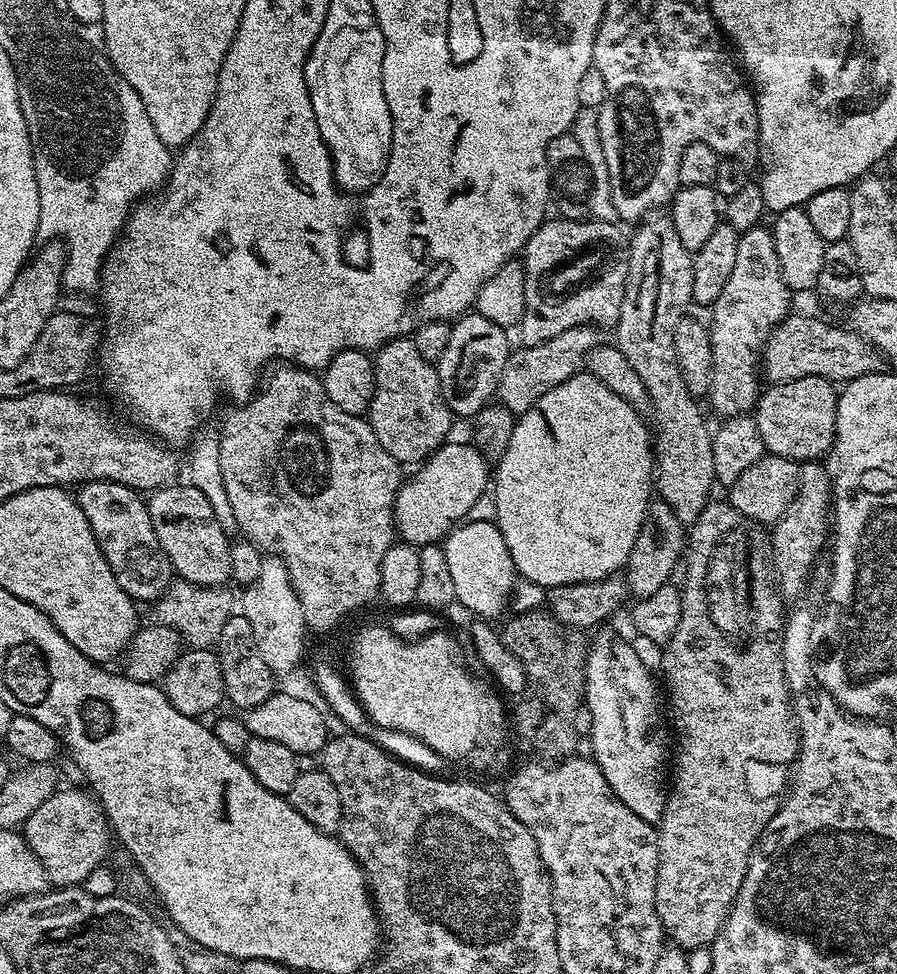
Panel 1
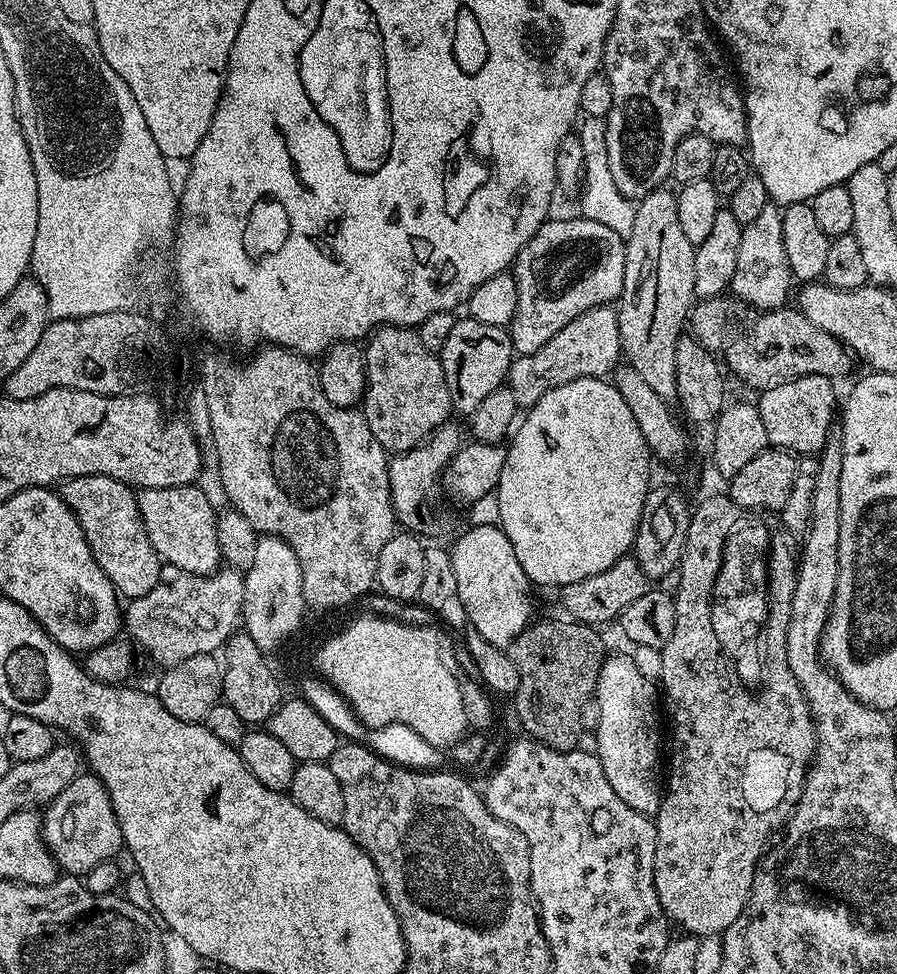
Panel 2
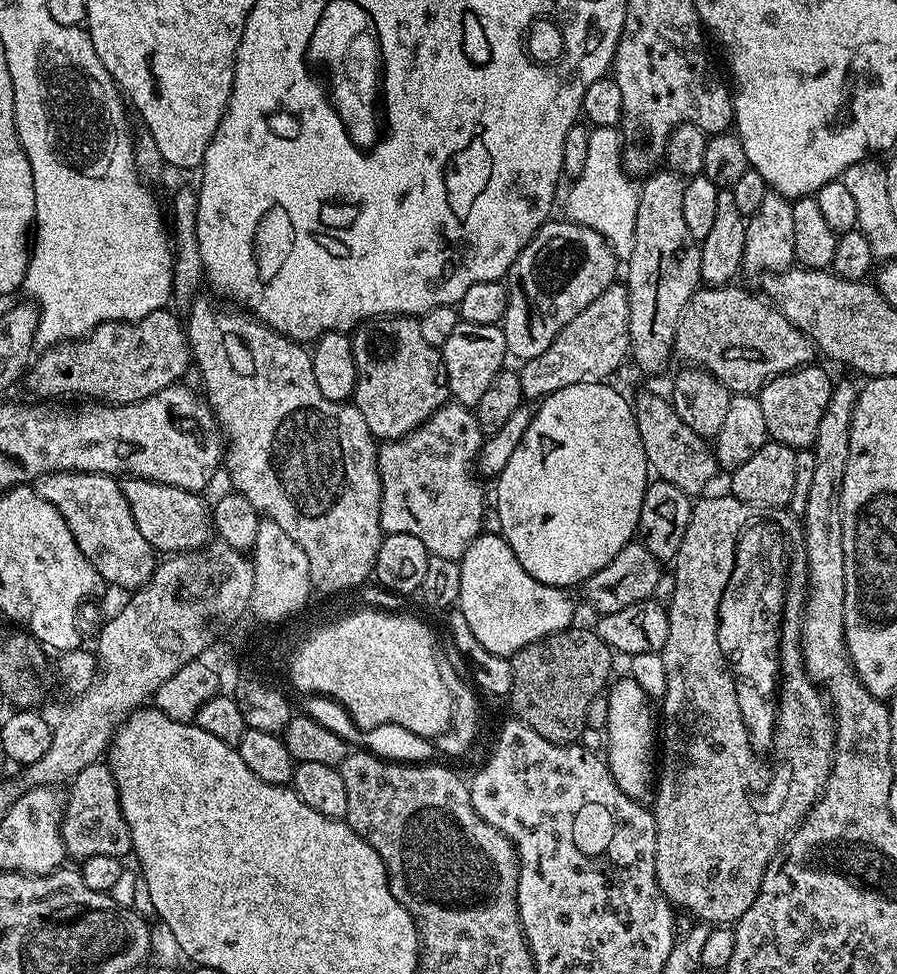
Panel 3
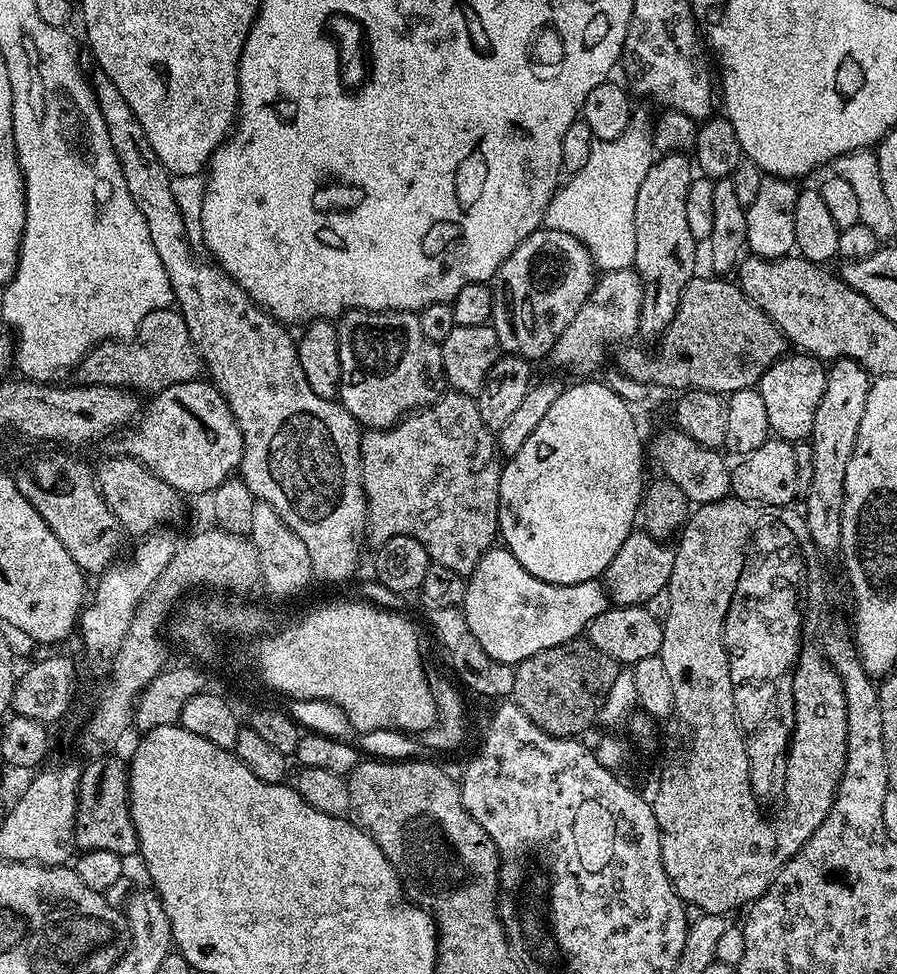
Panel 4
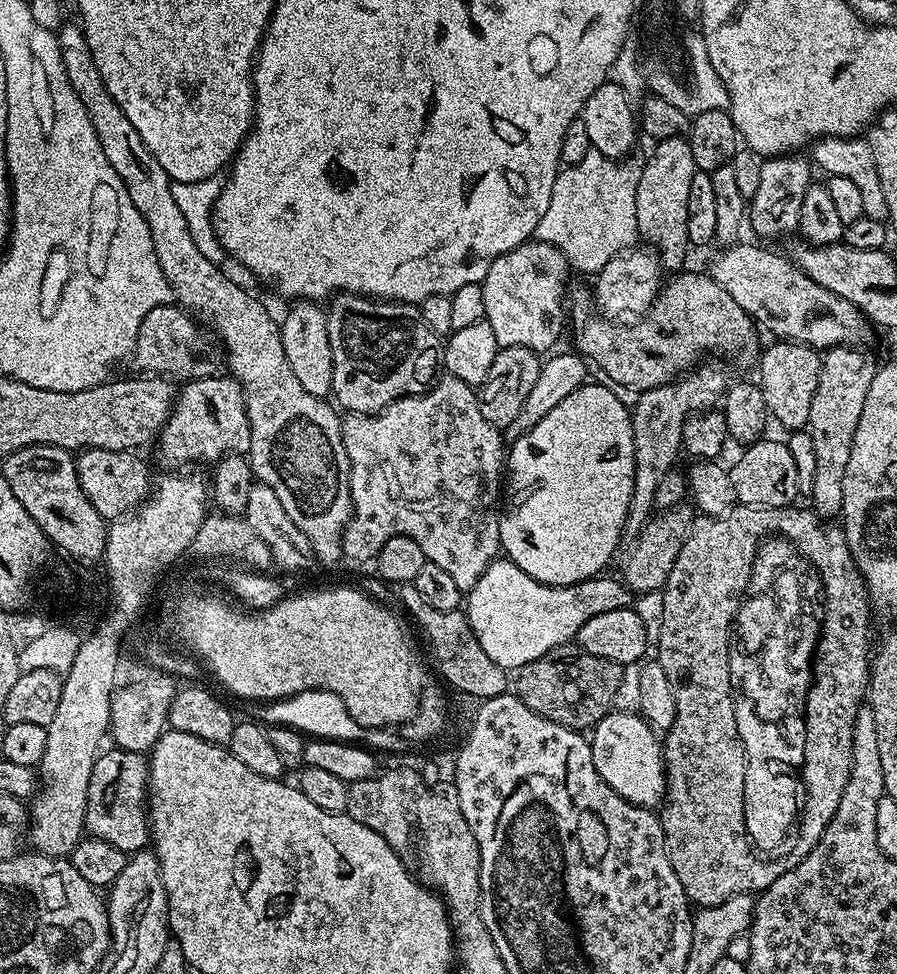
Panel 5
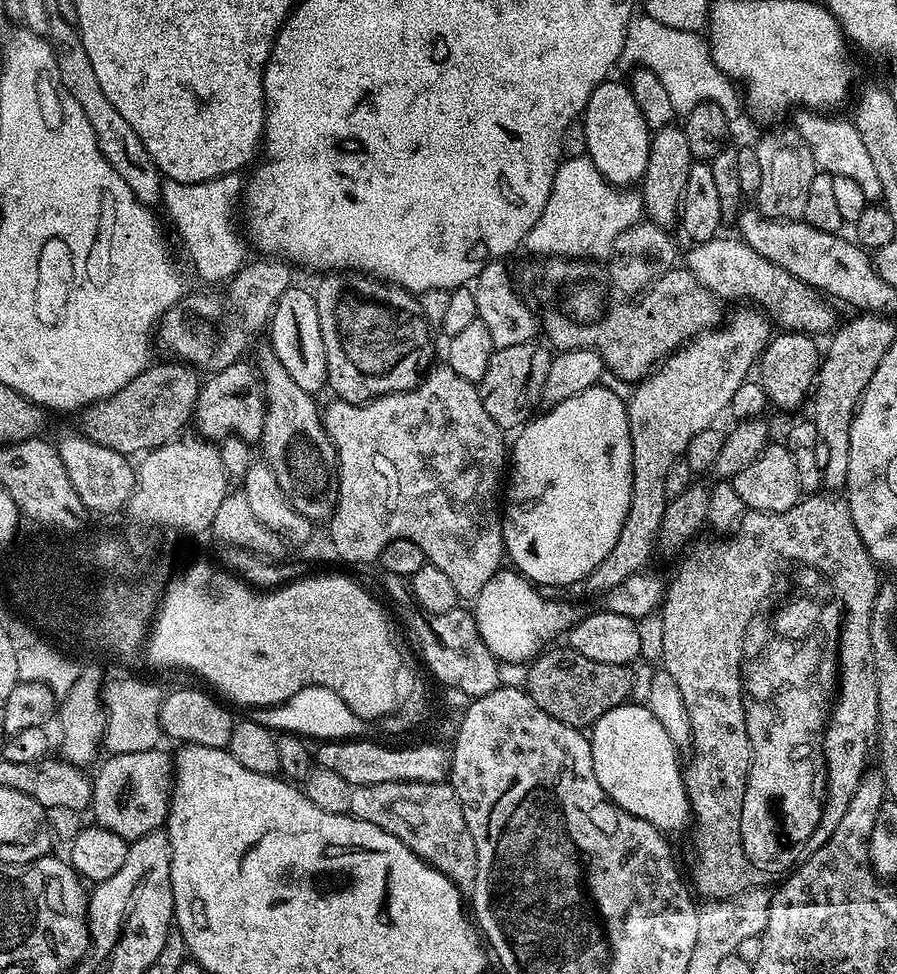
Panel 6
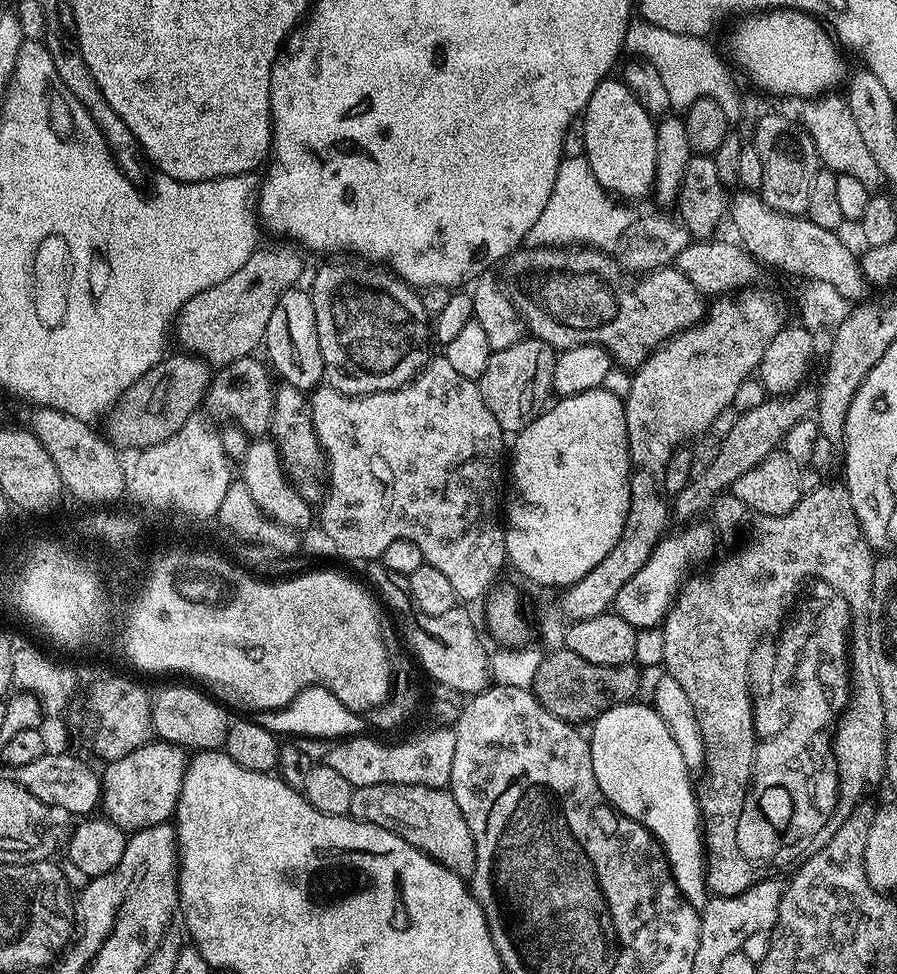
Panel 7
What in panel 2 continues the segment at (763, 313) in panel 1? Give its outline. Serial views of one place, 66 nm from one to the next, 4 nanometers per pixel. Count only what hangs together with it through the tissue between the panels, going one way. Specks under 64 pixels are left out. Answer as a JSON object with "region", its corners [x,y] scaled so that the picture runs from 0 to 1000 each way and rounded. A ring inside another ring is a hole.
{"region":[[[858,207],[854,216],[849,216],[849,220],[841,224],[841,228],[827,233],[827,253],[823,253],[823,277],[818,277],[814,297],[815,303],[826,313],[839,312],[843,318],[860,318],[875,315],[880,311],[878,299],[885,293],[885,284],[881,269],[876,269],[876,252],[872,248],[873,223],[873,217]]]}

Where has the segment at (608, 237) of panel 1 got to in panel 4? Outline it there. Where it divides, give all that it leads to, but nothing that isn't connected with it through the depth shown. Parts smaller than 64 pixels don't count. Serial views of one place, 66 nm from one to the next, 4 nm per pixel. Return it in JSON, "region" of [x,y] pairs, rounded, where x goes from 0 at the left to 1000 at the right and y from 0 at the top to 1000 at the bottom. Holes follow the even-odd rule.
{"region":[[[604,232],[599,238],[591,240],[591,244],[581,248],[573,257],[573,261],[564,265],[551,292],[546,332],[555,343],[559,358],[563,362],[582,366],[590,372],[598,372],[601,366],[610,367],[615,360],[618,351],[622,351],[627,339],[631,339],[631,335],[640,331],[640,322],[649,318],[656,303],[664,294],[666,286],[667,276],[660,267],[660,262],[649,248],[644,248],[644,244],[610,232]]]}

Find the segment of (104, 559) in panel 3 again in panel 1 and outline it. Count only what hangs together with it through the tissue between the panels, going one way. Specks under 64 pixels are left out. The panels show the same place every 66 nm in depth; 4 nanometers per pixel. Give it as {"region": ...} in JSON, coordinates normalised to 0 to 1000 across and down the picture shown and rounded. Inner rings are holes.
{"region":[[[122,493],[90,496],[84,510],[89,516],[91,528],[96,528],[96,536],[100,536],[100,544],[127,593],[132,593],[132,602],[136,602],[136,606],[140,606],[148,617],[177,616],[192,599],[194,588],[191,577],[176,556],[176,548],[172,548],[172,536],[167,536],[162,510],[153,502]]]}

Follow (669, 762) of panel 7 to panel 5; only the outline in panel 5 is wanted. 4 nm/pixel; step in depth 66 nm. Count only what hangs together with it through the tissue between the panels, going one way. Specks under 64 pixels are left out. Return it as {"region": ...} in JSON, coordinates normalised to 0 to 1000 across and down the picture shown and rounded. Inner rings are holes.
{"region":[[[683,729],[666,741],[658,756],[662,786],[671,803],[698,819],[698,823],[730,831],[742,816],[738,764],[727,744],[717,735],[705,731]]]}

